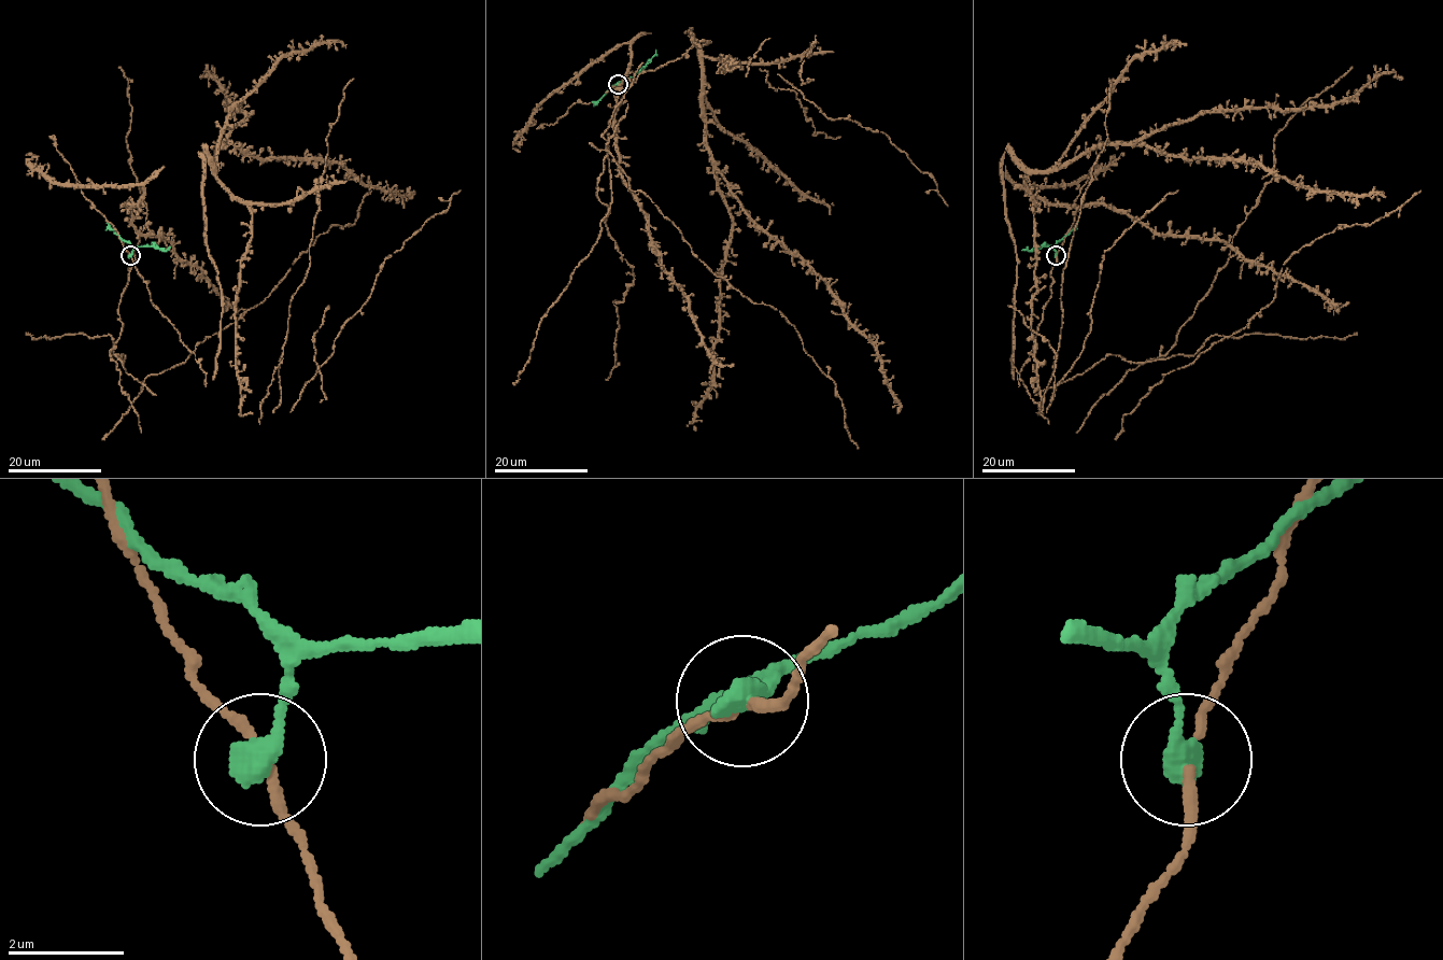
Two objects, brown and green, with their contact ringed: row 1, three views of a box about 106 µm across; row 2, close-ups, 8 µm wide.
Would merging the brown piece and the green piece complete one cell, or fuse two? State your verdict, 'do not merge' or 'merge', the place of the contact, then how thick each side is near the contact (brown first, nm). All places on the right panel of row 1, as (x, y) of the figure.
do not merge; at (1056, 255); 140 nm thick on the brown side, 440 nm on the other

